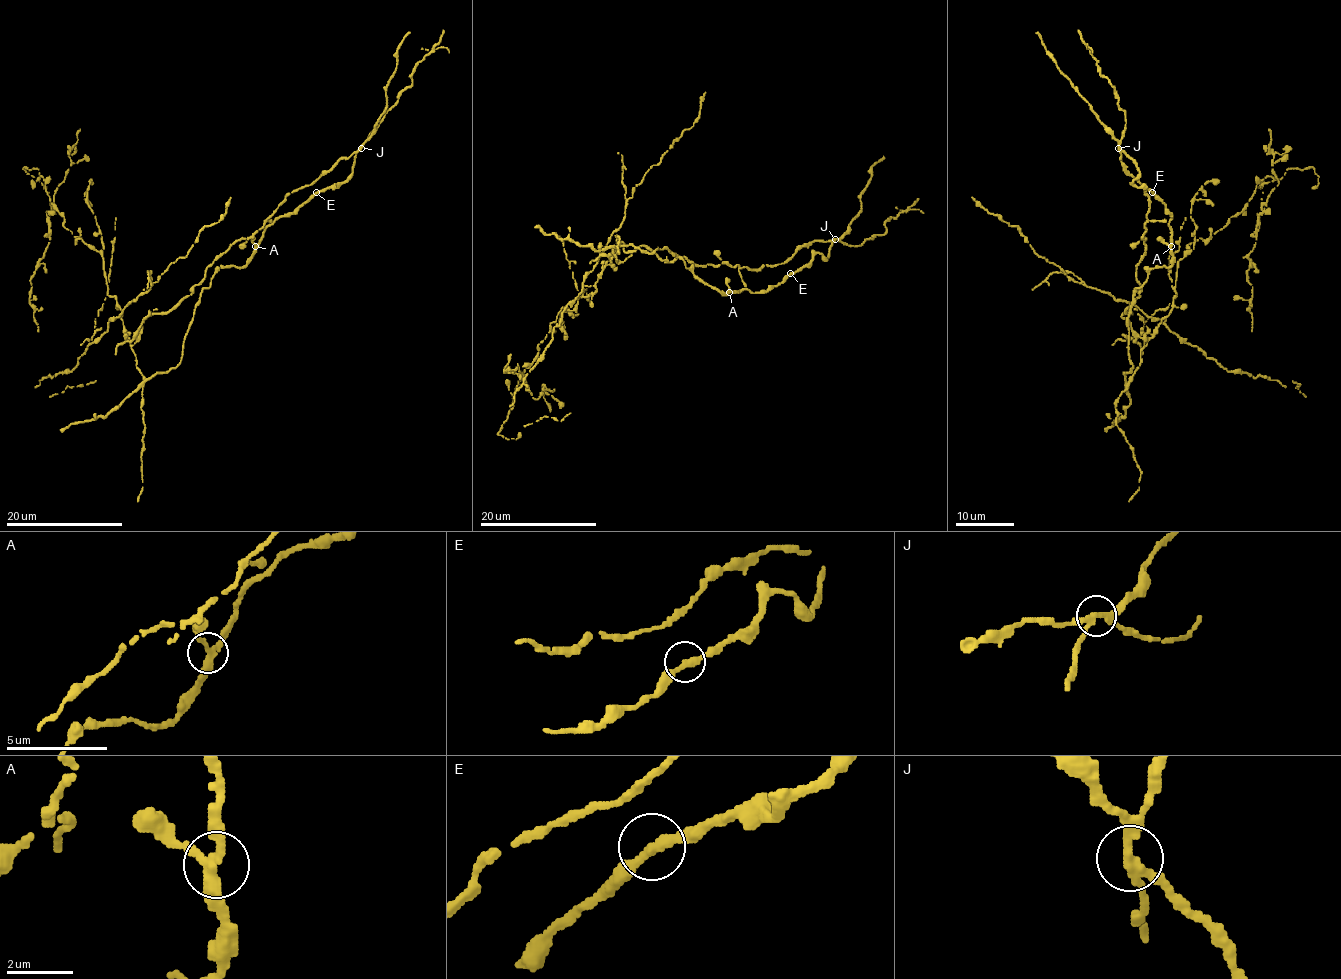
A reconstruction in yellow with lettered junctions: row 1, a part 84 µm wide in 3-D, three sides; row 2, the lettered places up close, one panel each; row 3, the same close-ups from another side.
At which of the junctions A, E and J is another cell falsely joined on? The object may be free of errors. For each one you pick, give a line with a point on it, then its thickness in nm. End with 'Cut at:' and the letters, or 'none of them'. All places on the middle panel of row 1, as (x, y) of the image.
J: (835, 239) | 280 nm
Cut at: J

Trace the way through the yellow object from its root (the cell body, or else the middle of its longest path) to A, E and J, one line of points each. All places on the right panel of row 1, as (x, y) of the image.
A: (1128, 352), (1128, 318), (1133, 291), (1146, 280), (1152, 268), (1171, 264), (1171, 246)
E: (1128, 352), (1128, 318), (1133, 291), (1152, 268), (1168, 267), (1173, 256), (1168, 226), (1173, 216), (1152, 192)
J: (1128, 352), (1133, 291), (1152, 268), (1171, 264), (1173, 216), (1148, 188), (1132, 182), (1139, 169), (1119, 147)

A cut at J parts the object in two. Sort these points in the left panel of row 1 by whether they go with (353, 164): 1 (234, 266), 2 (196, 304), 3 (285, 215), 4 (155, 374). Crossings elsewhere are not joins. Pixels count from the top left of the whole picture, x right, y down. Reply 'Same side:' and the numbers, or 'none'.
Same side: 1, 2, 3, 4

